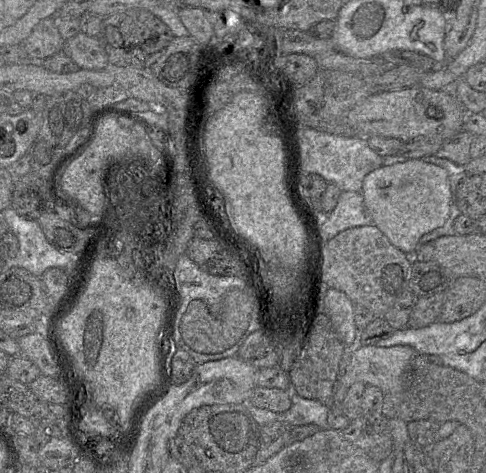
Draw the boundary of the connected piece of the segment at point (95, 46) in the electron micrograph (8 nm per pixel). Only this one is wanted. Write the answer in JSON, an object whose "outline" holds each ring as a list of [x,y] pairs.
{"outline":[[[82,32],[65,41],[63,51],[80,69],[99,71],[109,64],[98,38]]]}

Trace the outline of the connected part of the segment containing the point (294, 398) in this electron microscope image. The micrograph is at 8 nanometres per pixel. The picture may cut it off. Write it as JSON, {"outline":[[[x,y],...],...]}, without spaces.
{"outline":[[[296,392],[291,393],[291,407],[280,415],[279,419],[286,427],[315,424],[323,429],[330,429],[327,416],[330,407],[319,400],[306,399]]]}

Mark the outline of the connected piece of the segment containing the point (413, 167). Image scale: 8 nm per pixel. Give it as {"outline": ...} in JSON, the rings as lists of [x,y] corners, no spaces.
{"outline":[[[420,158],[373,170],[364,177],[361,193],[372,224],[392,245],[410,256],[420,245],[421,237],[443,226],[450,215],[452,193],[447,171]]]}

